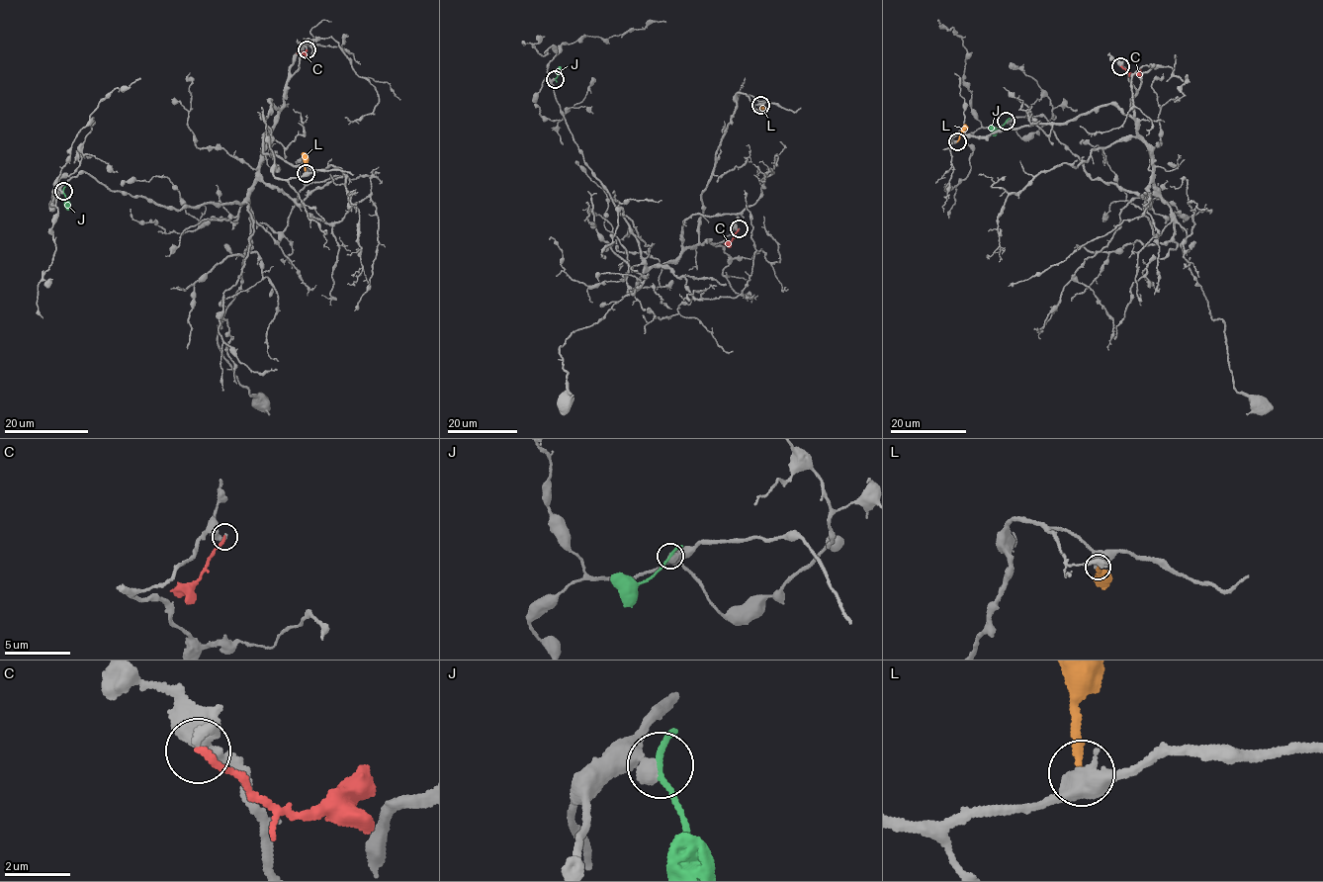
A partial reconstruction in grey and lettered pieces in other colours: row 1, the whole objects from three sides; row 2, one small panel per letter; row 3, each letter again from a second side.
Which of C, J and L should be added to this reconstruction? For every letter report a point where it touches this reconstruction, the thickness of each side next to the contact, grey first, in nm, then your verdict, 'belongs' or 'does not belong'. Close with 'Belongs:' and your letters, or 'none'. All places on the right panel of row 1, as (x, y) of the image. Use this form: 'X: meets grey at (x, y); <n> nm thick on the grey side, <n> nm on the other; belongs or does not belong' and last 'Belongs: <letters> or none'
C: meets grey at (1120, 66); 240 nm thick on the grey side, 220 nm on the other; does not belong
J: meets grey at (1006, 121); 500 nm thick on the grey side, 160 nm on the other; does not belong
L: meets grey at (957, 141); 600 nm thick on the grey side, 200 nm on the other; does not belong
Belongs: none

